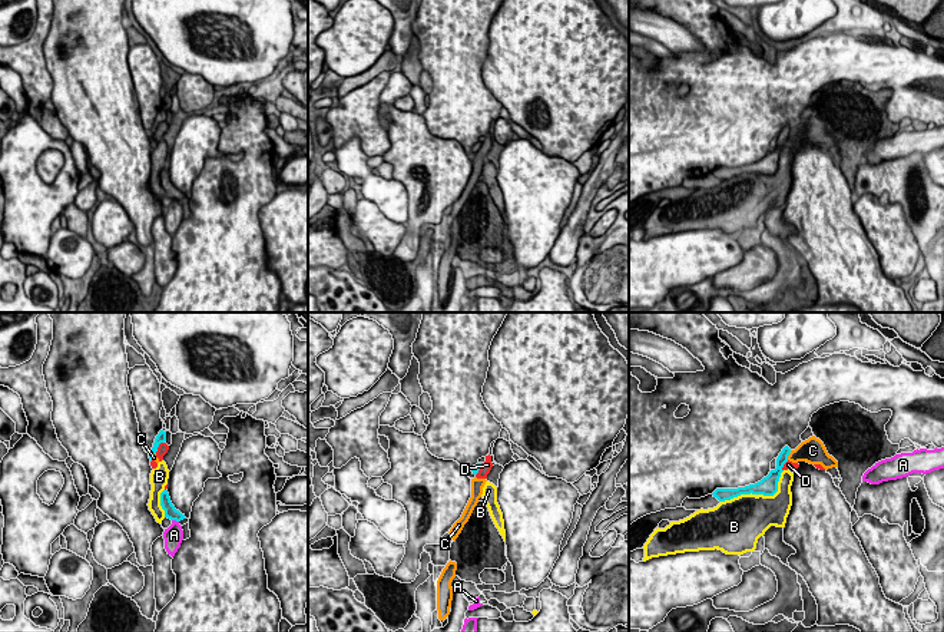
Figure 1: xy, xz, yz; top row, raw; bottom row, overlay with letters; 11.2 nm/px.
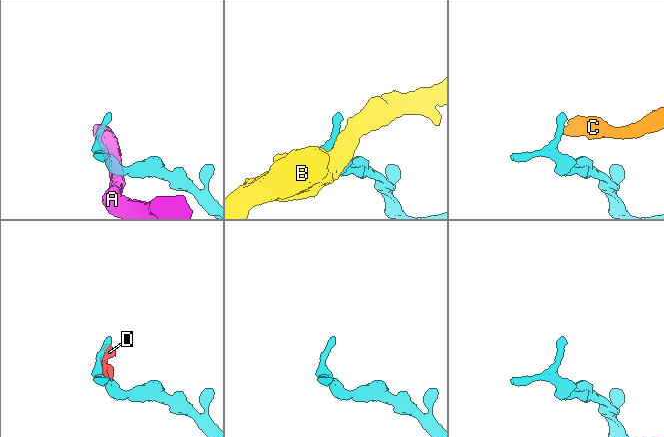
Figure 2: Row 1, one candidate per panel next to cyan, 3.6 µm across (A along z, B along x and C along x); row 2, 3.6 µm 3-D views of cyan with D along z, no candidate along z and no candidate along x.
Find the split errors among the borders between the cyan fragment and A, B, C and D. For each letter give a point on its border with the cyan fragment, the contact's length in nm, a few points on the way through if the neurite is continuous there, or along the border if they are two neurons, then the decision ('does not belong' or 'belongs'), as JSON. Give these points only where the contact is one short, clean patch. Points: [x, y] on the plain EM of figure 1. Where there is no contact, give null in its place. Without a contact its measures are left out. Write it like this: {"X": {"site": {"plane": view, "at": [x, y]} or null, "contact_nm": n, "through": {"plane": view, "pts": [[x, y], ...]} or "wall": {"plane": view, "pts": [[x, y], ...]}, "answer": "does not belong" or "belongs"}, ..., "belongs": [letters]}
{"A": {"site": {"plane": "xy", "at": [175, 198]}, "contact_nm": 90, "wall": {"plane": "xy", "pts": [[172, 198], [178, 201]]}, "answer": "does not belong"}, "B": {"site": {"plane": "yz", "at": [777, 169]}, "contact_nm": 420, "answer": "does not belong"}, "C": {"site": {"plane": "yz", "at": [788, 133]}, "contact_nm": 120, "wall": {"plane": "yz", "pts": [[791, 129], [787, 138]]}, "answer": "does not belong"}, "D": {"site": {"plane": "xy", "at": [158, 125]}, "contact_nm": 160, "answer": "does not belong"}, "belongs": []}

